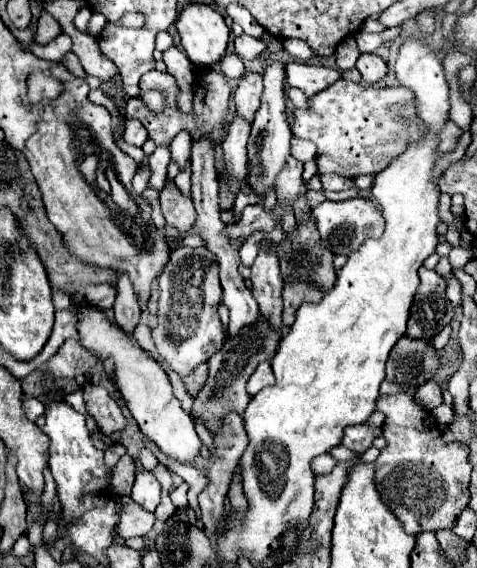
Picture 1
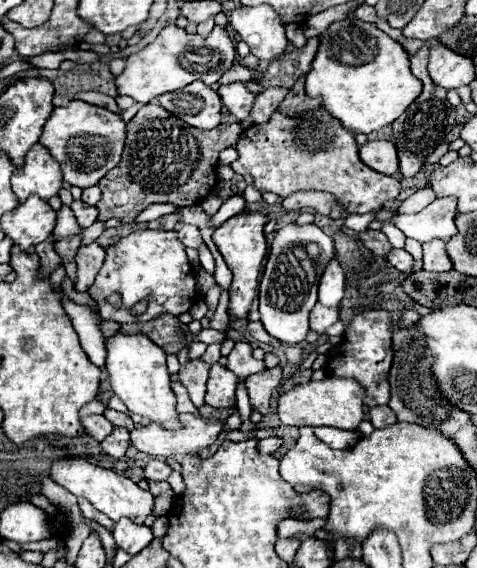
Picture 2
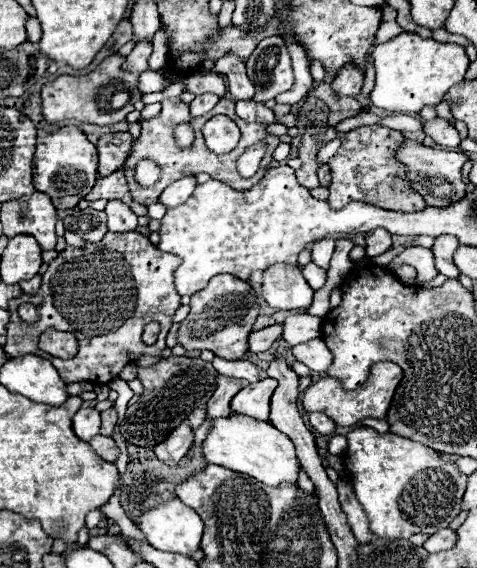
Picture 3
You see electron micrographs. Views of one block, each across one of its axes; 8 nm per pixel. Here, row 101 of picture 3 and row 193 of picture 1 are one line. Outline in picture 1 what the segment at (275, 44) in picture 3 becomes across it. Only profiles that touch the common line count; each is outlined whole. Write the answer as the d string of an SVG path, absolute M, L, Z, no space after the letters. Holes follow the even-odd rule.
M276 60L272 62L266 72L264 72L264 94L262 94L262 106L256 110L254 116L254 124L252 124L252 134L248 140L248 184L252 190L256 190L256 196L266 198L266 194L270 192L270 188L274 188L276 184L276 176L278 172L282 172L284 164L288 162L290 156L290 124L288 118L284 114L284 68L286 64Z

